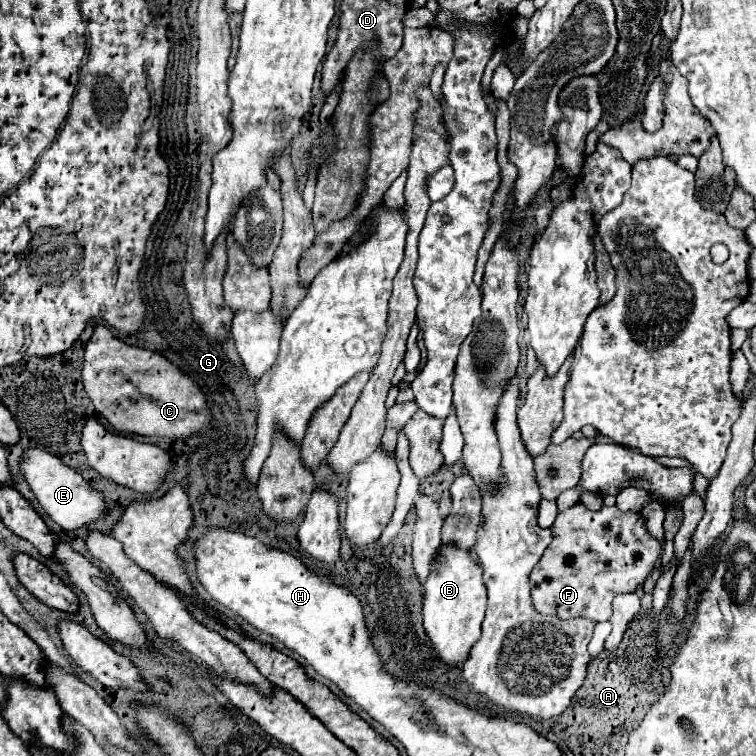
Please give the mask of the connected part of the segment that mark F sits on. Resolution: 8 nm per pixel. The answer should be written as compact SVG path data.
M576 504L558 514L552 524L554 540L546 548L540 562L530 574L532 602L540 614L550 614L558 618L584 616L594 622L604 622L612 616L612 600L618 592L634 592L642 584L648 572L654 568L656 558L662 554L662 544L652 538L644 526L644 518L634 512L620 512L616 506L604 506L600 512L588 510L584 504Z

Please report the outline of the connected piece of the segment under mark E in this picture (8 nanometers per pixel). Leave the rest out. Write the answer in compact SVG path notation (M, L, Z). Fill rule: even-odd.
M28 450L22 460L22 472L26 476L26 482L30 484L32 492L36 494L40 506L48 512L48 516L62 528L62 530L78 530L84 528L96 520L106 518L108 506L106 498L94 490L74 468L66 466L58 456L52 456L44 450Z

